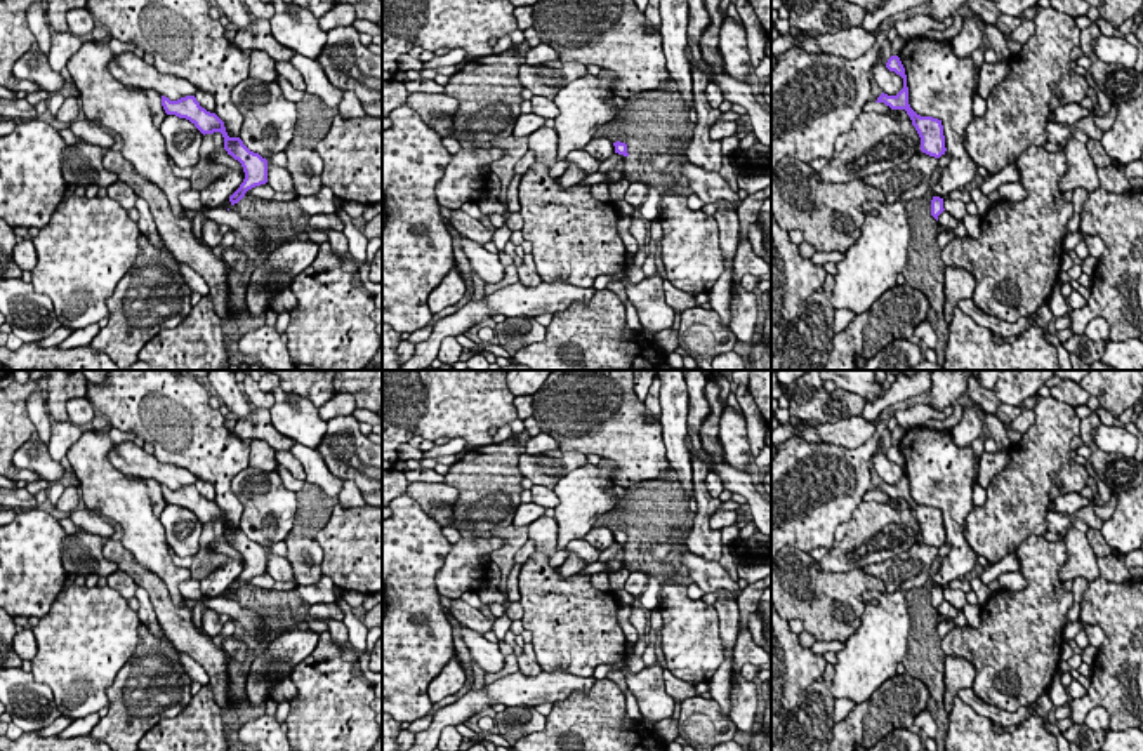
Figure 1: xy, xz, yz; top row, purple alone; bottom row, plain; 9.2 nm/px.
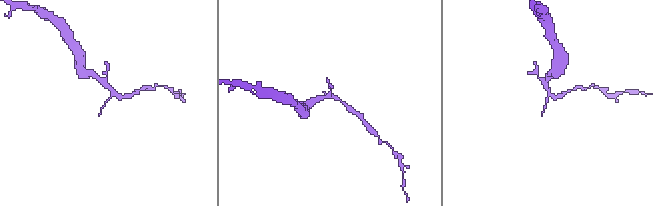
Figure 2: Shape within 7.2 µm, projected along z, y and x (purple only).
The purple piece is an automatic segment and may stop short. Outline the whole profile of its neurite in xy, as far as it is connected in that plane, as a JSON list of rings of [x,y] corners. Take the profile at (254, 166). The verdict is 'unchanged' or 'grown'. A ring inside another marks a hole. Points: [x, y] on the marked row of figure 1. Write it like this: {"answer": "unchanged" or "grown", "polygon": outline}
{"answer": "unchanged", "polygon": [[[162,96],[162,106],[167,115],[189,120],[203,136],[214,132],[222,134],[224,150],[241,163],[245,172],[243,183],[229,196],[231,205],[238,203],[248,189],[268,183],[268,160],[250,151],[240,137],[229,137],[224,122],[215,113],[202,108],[195,96],[186,96],[177,101]]]}

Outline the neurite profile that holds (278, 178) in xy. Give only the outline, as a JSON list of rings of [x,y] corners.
[[[268,158],[268,184],[274,191],[295,193],[290,172],[285,167],[274,165],[269,158]]]

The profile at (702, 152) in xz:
[[[691,66],[691,83],[693,83],[693,104],[697,110],[697,123],[693,139],[684,151],[688,162],[707,170],[721,170],[723,151],[721,141],[712,141],[709,129],[714,122],[719,120],[721,111],[714,110],[705,97],[705,87],[709,78],[697,66]]]

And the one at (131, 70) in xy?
[[[134,52],[116,54],[109,63],[111,75],[123,85],[134,85],[139,89],[153,89],[170,101],[177,101],[186,96],[195,96],[198,90],[193,83],[174,75],[160,73],[155,64],[148,64]]]

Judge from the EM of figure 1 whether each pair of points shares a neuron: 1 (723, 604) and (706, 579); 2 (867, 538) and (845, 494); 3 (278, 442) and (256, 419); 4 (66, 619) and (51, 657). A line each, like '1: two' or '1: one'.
1: two
2: two
3: one
4: one

